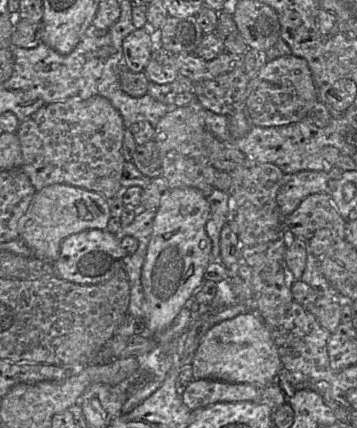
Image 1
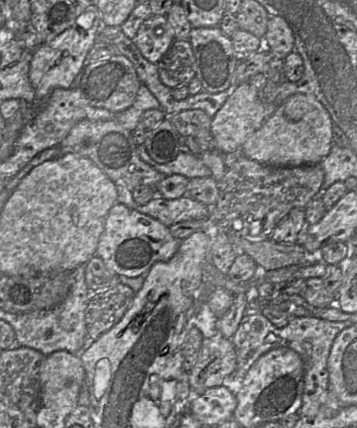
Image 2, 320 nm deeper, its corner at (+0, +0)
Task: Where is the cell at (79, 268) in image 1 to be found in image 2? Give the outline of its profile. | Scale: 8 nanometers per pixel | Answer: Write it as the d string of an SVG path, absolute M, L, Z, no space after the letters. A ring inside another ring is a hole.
M117 202L106 217L96 255L117 275L138 277L147 273L154 263L172 258L181 241L173 237L169 227L157 219Z

